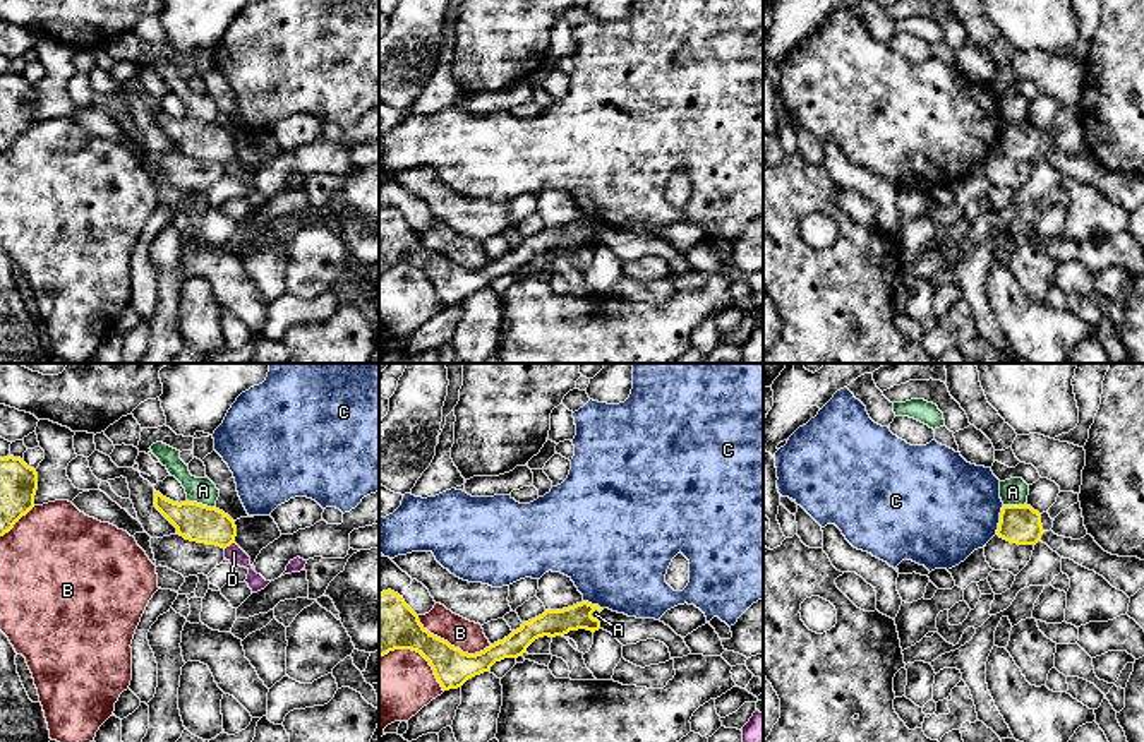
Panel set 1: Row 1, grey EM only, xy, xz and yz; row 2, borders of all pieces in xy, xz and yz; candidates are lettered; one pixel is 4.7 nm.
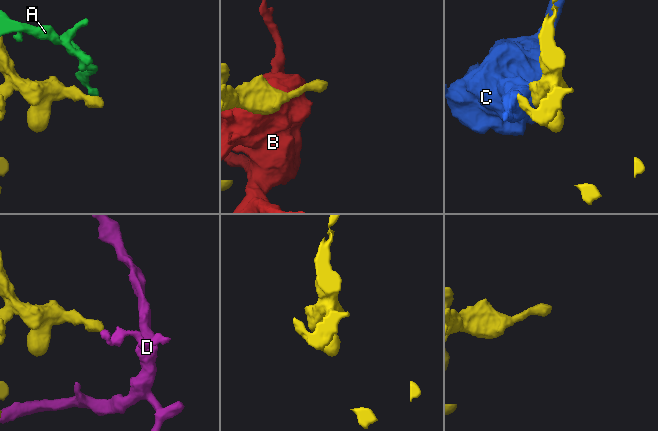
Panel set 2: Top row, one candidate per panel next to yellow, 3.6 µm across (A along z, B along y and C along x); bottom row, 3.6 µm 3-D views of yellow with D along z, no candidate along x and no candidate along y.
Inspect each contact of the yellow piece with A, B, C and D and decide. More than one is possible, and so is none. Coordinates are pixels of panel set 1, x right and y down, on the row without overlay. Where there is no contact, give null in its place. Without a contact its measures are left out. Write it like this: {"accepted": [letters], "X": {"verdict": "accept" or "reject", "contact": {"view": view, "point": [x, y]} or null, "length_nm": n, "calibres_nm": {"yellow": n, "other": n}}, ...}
{"accepted": [], "A": {"verdict": "reject", "contact": {"view": "xy", "point": [201, 120]}, "length_nm": 130, "calibres_nm": {"yellow": 180, "other": 120}}, "B": {"verdict": "reject", "contact": {"view": "xz", "point": [453, 263]}, "length_nm": 380, "calibres_nm": {"yellow": 180, "other": 140}}, "C": {"verdict": "reject", "contact": {"view": "yz", "point": [1000, 136]}, "length_nm": 140, "calibres_nm": {"yellow": 180, "other": 460}}, "D": {"verdict": "reject", "contact": {"view": "xy", "point": [228, 161]}, "length_nm": 60, "calibres_nm": {"yellow": 180, "other": 80}}}

